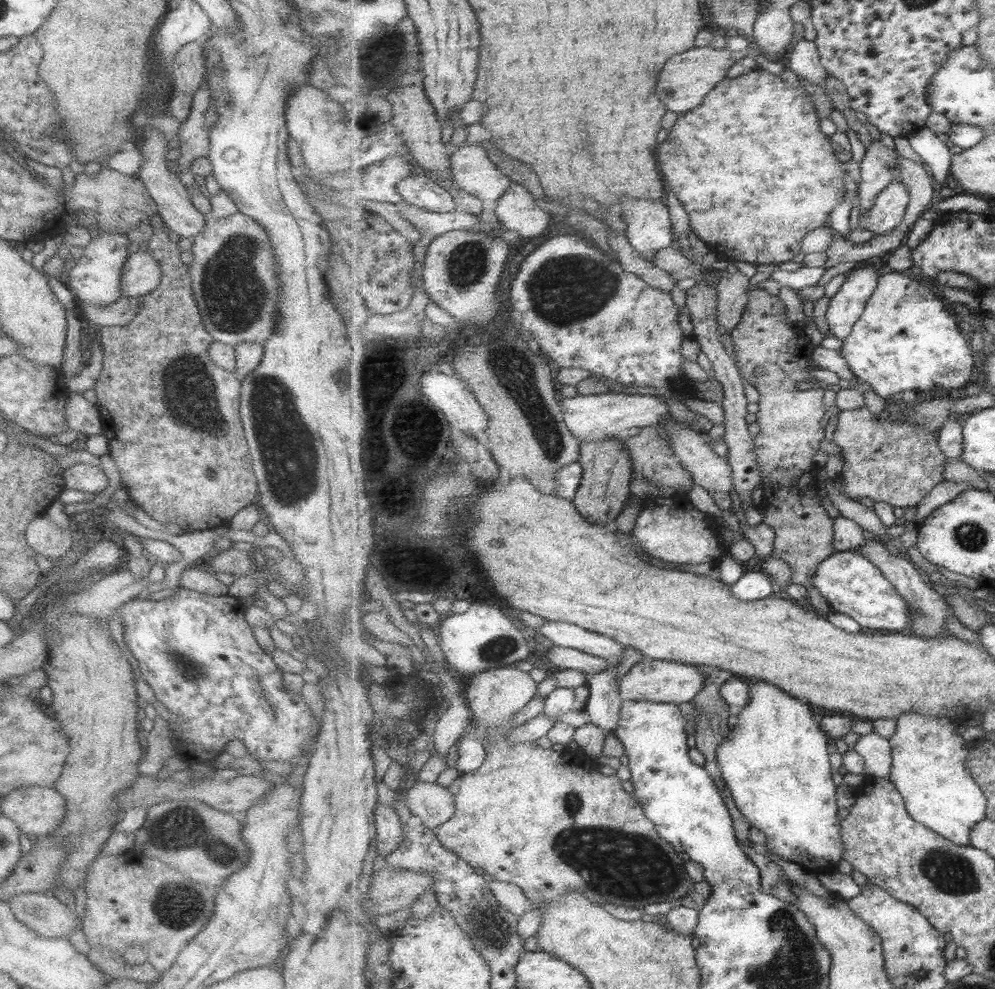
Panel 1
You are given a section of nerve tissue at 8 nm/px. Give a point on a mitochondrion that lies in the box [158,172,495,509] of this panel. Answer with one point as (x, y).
(290, 453)

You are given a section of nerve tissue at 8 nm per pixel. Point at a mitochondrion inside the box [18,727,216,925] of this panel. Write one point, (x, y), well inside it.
(174, 837)

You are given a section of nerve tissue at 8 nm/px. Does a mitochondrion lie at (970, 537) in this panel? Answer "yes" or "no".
yes

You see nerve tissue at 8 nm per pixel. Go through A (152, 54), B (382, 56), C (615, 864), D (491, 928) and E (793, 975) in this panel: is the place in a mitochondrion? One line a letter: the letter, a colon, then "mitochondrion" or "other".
A: other
B: mitochondrion
C: mitochondrion
D: mitochondrion
E: mitochondrion

